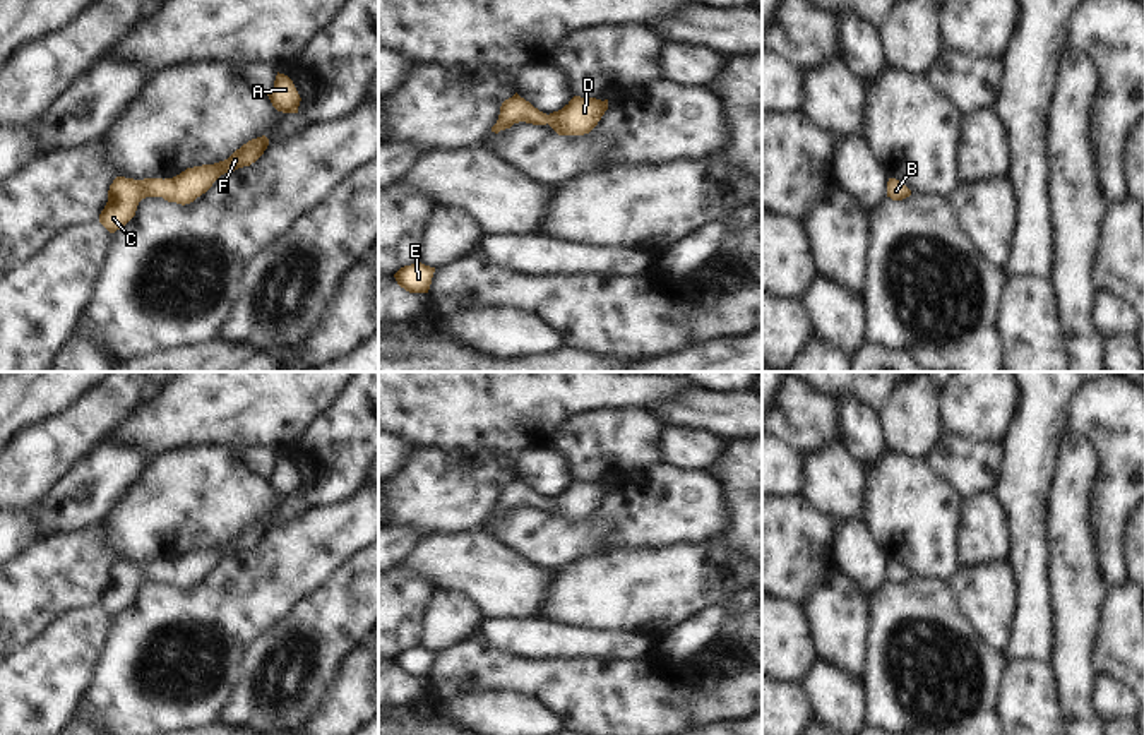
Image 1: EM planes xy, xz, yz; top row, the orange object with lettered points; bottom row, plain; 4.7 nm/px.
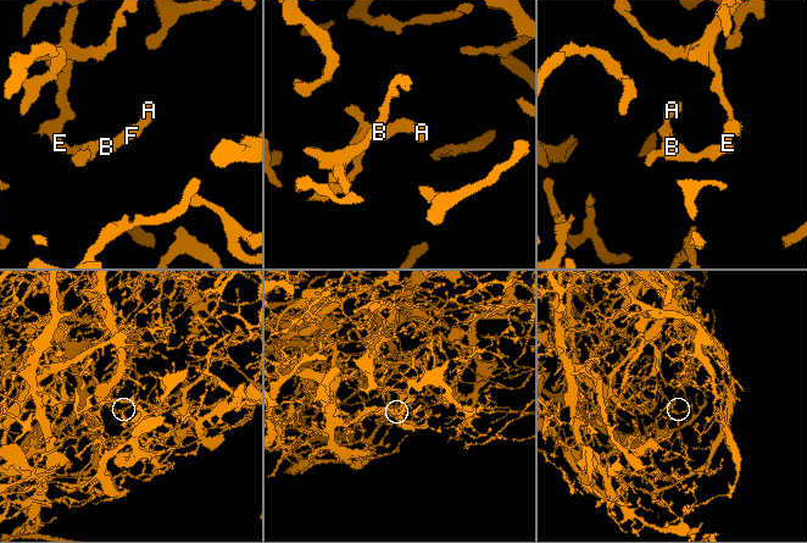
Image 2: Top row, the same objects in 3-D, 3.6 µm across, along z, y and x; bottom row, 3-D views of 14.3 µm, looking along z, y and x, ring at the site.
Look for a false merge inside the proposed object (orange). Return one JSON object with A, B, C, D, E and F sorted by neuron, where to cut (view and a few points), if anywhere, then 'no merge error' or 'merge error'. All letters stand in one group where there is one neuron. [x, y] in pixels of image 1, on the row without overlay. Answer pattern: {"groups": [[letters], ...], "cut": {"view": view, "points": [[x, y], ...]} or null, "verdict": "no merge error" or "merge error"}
{"groups": [["A", "B", "C", "D", "E", "F"]], "cut": null, "verdict": "no merge error"}

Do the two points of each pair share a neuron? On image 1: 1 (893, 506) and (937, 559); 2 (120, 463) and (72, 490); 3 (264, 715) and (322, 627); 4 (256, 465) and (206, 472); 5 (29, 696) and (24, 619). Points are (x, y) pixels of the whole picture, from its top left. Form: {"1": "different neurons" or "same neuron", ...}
{"1": "same neuron", "2": "same neuron", "3": "same neuron", "4": "different neurons", "5": "different neurons"}

